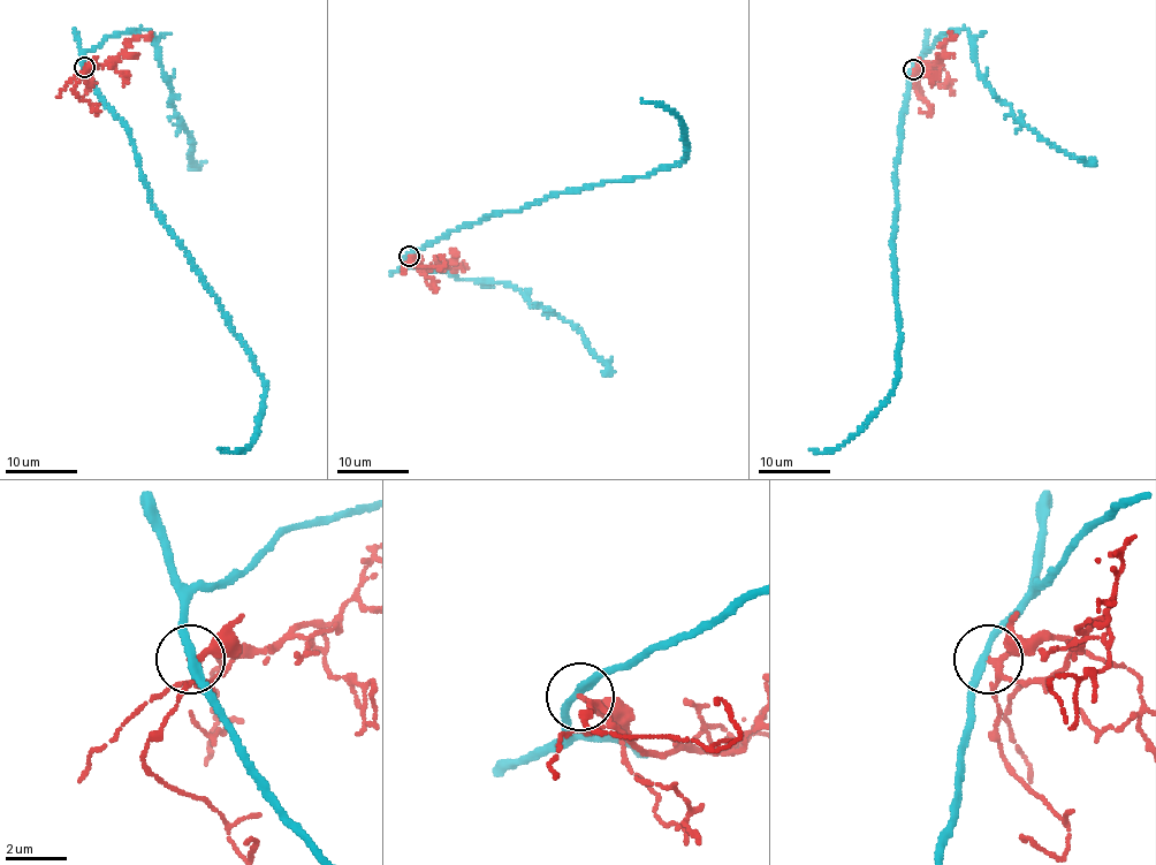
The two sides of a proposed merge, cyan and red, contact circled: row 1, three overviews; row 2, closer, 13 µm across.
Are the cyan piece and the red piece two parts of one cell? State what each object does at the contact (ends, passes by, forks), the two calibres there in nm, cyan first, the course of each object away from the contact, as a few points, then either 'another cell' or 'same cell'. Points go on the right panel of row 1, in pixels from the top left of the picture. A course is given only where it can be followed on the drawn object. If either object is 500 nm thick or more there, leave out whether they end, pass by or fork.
cyan passes by; red forks; calibres 240 and 150 nm; course cyan (913, 68), (896, 181), (891, 240), (900, 340), (892, 392), (839, 446), (811, 450); course red (913, 68), (918, 74), (928, 74), (936, 67), (942, 61), (945, 43), (952, 38), (950, 31); another cell

